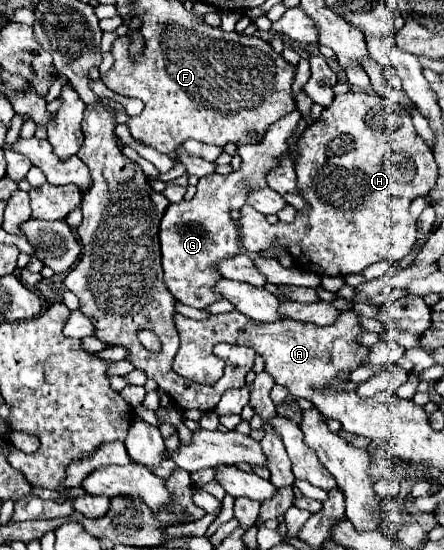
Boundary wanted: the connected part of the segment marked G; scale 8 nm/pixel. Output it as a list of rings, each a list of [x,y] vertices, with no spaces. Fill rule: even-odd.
[[[294,109],[288,117],[272,123],[268,133],[264,135],[260,145],[244,145],[238,147],[238,153],[244,159],[244,165],[230,175],[204,175],[196,185],[196,195],[190,201],[180,201],[170,205],[160,223],[160,245],[162,245],[162,267],[164,267],[164,283],[168,291],[182,301],[184,305],[204,309],[214,301],[222,299],[212,291],[214,283],[220,279],[214,263],[224,257],[234,257],[240,253],[240,233],[230,217],[230,209],[240,209],[246,205],[248,189],[266,187],[264,175],[266,171],[278,165],[278,155],[288,149],[286,139],[292,135],[300,121],[300,111]]]

